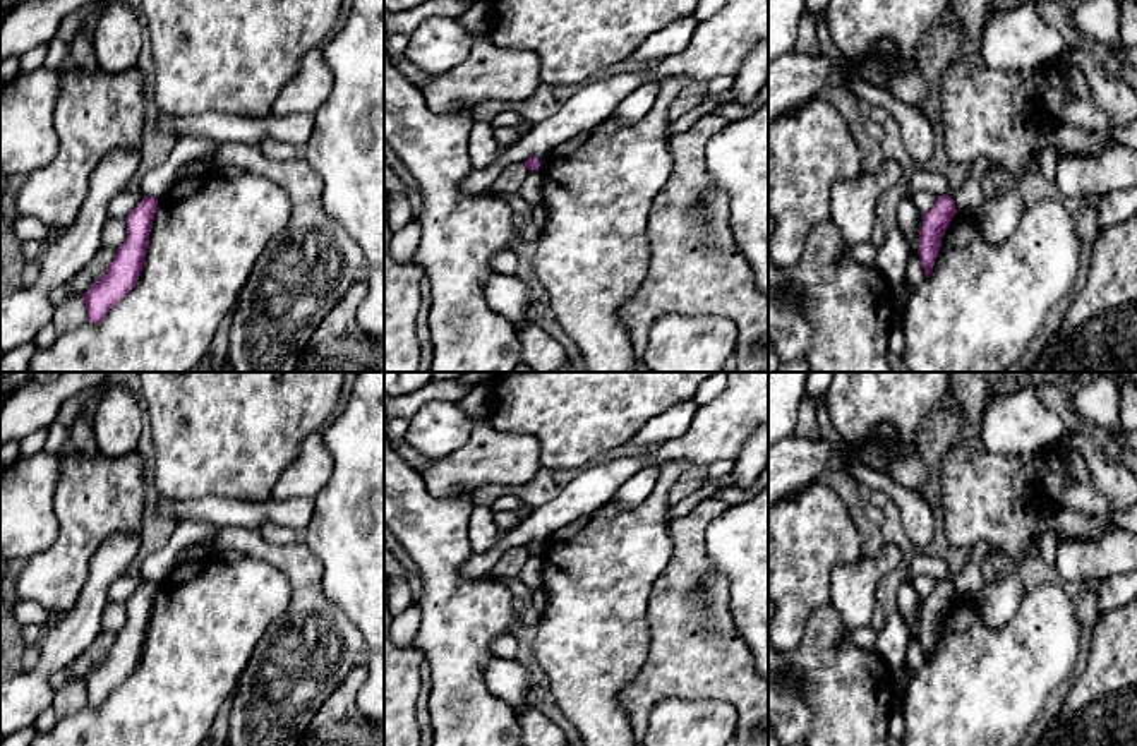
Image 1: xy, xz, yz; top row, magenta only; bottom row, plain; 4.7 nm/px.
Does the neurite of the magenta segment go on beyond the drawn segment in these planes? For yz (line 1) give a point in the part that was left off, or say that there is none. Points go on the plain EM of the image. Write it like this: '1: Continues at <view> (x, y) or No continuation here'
1: No continuation here

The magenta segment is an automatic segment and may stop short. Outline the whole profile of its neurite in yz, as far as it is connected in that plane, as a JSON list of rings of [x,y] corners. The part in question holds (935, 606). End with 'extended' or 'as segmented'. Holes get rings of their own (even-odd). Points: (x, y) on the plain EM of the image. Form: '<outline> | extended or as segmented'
[[[938,580],[935,590],[923,599],[917,638],[924,652],[924,662],[929,662],[933,655],[941,623],[955,597],[954,583],[950,580]]] | as segmented

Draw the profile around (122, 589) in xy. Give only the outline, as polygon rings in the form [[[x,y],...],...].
[[[123,575],[117,578],[108,588],[108,604],[125,604],[142,587],[142,583],[144,578],[141,575]]]

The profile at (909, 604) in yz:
[[[907,580],[899,585],[897,607],[899,607],[899,612],[911,624],[911,636],[917,636],[923,599],[914,592],[914,588],[911,587]]]

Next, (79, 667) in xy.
[[[101,629],[94,643],[84,653],[77,655],[62,671],[62,676],[67,676],[69,679],[84,679],[91,672],[91,669],[106,657],[115,640],[115,633]]]

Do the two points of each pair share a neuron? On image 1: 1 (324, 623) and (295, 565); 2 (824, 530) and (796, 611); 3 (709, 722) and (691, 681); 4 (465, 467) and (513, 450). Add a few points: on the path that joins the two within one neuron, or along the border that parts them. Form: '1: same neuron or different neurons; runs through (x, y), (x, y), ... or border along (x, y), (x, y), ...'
1: same neuron; runs through (311, 609), (304, 578)
2: same neuron; runs through (803, 551), (796, 558), (796, 590)
3: different neurons; border along (659, 702), (724, 700), (738, 717)
4: same neuron; runs through (477, 465), (486, 458), (501, 458)

